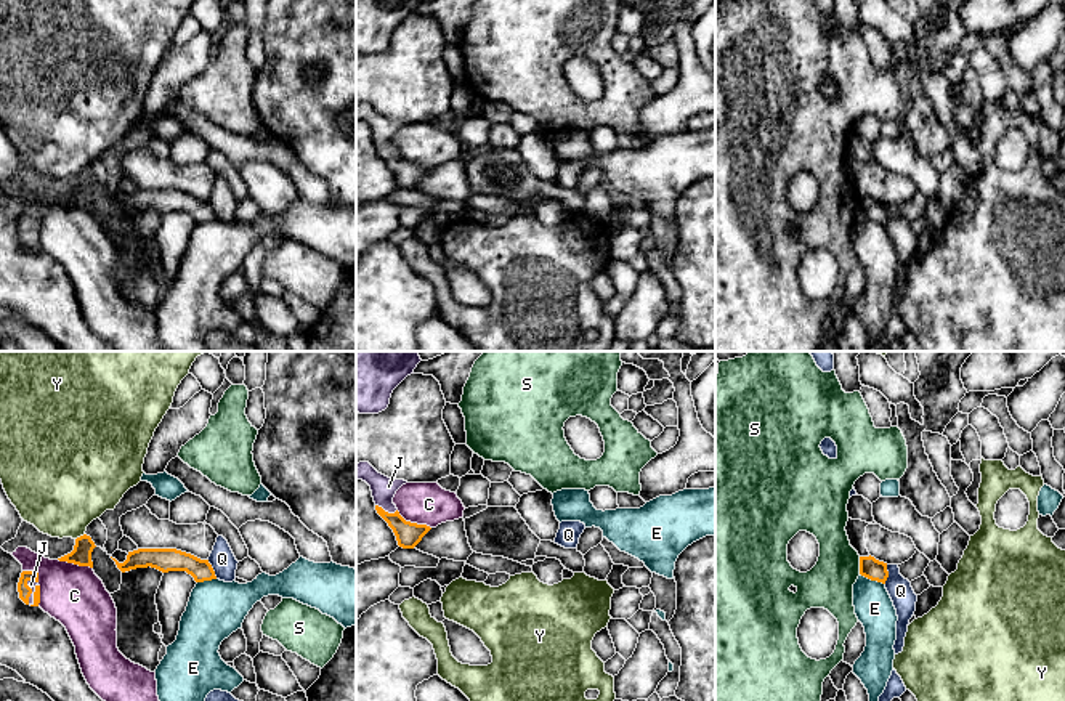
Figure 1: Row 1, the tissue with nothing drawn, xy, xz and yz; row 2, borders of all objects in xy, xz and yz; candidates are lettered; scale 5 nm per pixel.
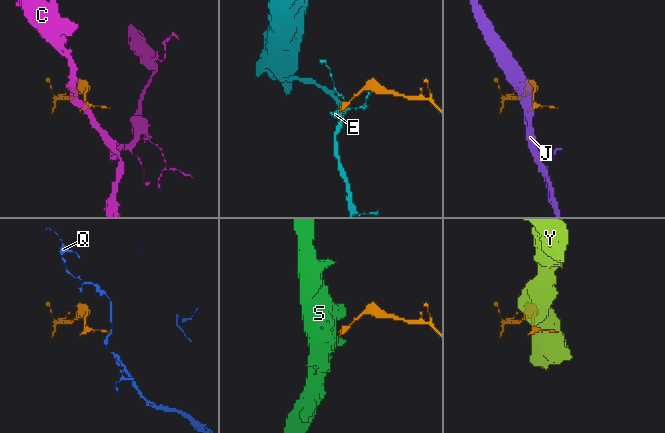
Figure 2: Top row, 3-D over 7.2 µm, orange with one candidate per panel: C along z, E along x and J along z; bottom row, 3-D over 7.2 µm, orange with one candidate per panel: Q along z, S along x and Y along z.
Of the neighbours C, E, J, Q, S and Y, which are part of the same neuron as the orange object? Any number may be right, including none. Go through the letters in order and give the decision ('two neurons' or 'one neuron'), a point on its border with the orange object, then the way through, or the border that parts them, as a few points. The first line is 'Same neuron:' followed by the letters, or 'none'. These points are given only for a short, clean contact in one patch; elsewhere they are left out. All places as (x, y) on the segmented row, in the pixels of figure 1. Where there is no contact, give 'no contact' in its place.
Same neuron: J
C: two neurons | xz (414, 523) | along xz (396, 510), (406, 520), (425, 523), (430, 528)
E: two neurons | yz (873, 579) | along yz (860, 573), (884, 584)
J: one neuron | xz (387, 512) | across xz (408, 534), (387, 512), (384, 488)
Q: two neurons | xy (212, 568) | along xy (207, 559), (217, 578)
S: two neurons | yz (860, 565) | along yz (858, 557), (860, 573)
Y: two neurons | xy (80, 536) | along xy (84, 533), (76, 539)

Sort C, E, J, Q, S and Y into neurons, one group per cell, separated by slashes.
C / E / J / Q / S / Y

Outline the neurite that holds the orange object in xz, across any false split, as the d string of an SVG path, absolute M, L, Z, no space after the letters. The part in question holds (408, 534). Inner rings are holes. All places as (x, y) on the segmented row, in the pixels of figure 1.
M369 462L356 464L356 480L362 480L371 486L375 510L393 529L399 547L414 549L431 529L427 525L406 521L393 504L396 491L407 481L391 480L379 473Z

